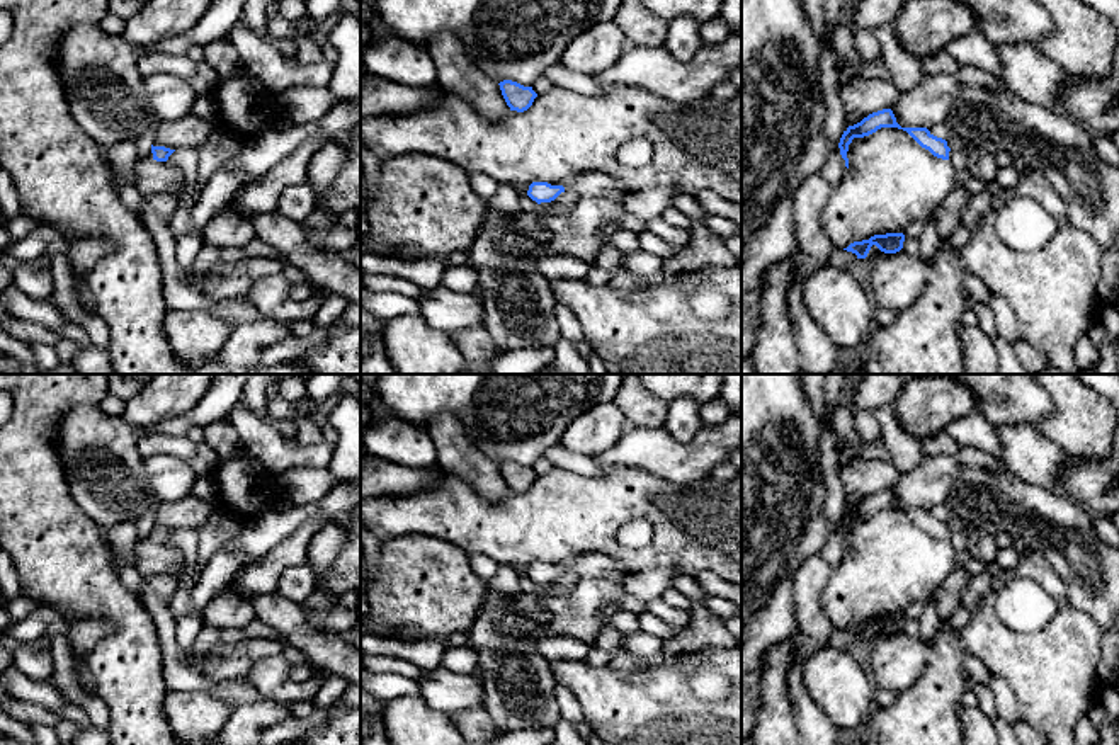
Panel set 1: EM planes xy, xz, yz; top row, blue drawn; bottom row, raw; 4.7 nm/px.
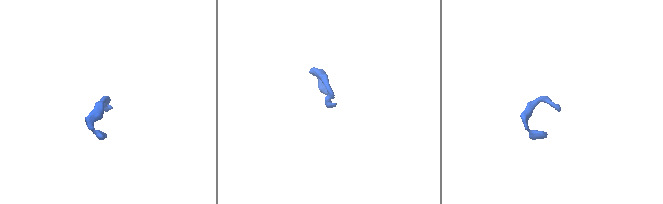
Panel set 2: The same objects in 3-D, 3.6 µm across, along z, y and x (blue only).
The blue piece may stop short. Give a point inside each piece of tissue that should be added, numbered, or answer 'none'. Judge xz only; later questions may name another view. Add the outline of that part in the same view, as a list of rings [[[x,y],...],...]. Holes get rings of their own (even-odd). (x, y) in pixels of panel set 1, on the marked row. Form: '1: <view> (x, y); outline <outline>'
1: xz (596, 184); outline [[[602,172],[582,173],[565,184],[551,184],[551,185],[563,185],[565,191],[575,192],[580,197],[590,196],[590,197],[609,197],[617,201],[622,199],[629,191],[622,180],[605,175]]]

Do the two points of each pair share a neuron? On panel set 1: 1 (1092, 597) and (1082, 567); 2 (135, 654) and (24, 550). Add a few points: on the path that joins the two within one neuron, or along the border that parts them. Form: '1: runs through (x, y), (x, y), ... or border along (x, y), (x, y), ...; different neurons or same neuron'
1: runs through (1092, 591), (1092, 577), (1089, 574); same neuron
2: runs through (121, 621), (56, 557); same neuron

